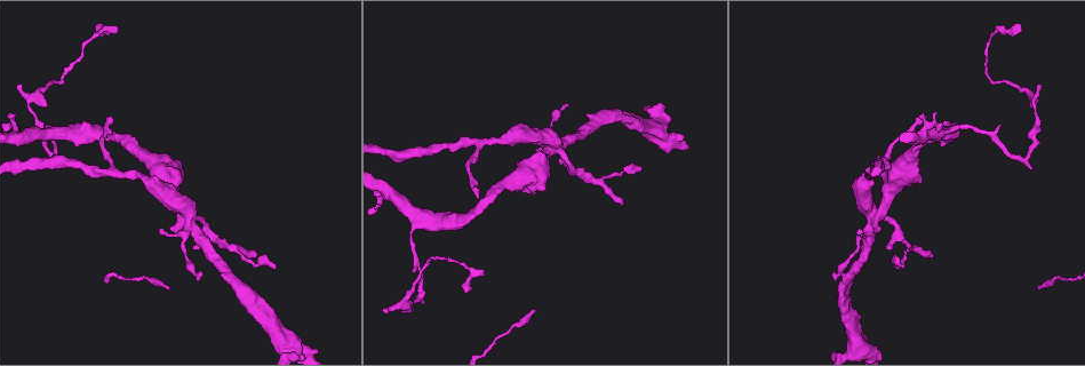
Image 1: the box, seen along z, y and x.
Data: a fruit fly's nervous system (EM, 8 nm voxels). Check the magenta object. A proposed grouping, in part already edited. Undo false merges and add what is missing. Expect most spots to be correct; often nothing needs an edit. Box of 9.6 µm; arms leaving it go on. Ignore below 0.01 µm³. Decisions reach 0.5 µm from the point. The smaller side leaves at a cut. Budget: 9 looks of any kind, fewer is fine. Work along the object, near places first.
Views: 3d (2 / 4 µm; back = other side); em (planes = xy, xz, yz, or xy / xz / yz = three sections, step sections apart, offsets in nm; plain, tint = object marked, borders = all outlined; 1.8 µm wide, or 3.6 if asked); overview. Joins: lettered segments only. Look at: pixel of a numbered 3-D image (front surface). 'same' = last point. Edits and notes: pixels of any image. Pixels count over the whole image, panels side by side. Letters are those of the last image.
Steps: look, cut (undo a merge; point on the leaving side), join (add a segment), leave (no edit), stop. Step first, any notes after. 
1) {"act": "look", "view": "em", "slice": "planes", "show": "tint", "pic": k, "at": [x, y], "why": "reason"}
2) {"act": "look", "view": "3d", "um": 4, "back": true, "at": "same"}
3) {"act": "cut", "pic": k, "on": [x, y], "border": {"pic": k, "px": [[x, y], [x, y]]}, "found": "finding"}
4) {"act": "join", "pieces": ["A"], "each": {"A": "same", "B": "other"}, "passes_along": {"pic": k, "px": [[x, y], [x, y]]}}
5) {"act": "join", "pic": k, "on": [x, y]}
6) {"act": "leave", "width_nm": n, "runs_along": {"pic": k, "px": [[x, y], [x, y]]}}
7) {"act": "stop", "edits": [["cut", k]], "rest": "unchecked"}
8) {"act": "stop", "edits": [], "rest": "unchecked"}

{"act": "look", "view": "em", "slice": "planes", "show": "tint", "pic": 1, "at": [188, 217], "why": "calibre changes"}

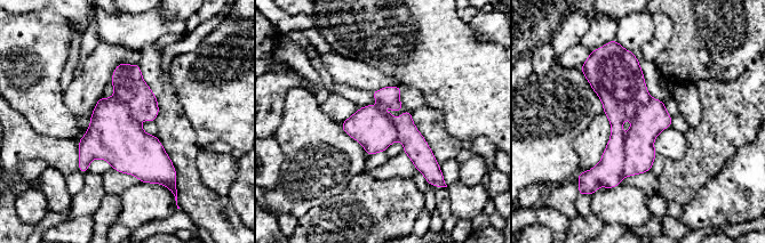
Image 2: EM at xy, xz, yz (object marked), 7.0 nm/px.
{"act": "look", "view": "em", "slice": "planes", "show": "borders", "at": "same", "why": "what lies round it"}

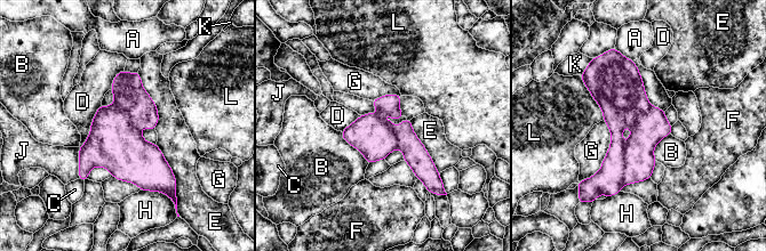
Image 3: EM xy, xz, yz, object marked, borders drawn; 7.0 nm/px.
{"act": "cut", "pic": 3, "on": [607, 181], "longest_contact_nm": ["G", 460], "each": {"A": "other", "B": "other", "C": "other", "D": "other", "E": "other", "F": "other", "G": "other", "H": "other", "J": "other", "K": "other", "L": "other"}, "part_leaving": {"pic": 3, "px": [[625, 61], [620, 79], [613, 189]]}, "found": "a second cell is stuck on"}

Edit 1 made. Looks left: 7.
{"act": "look", "view": "overview"}

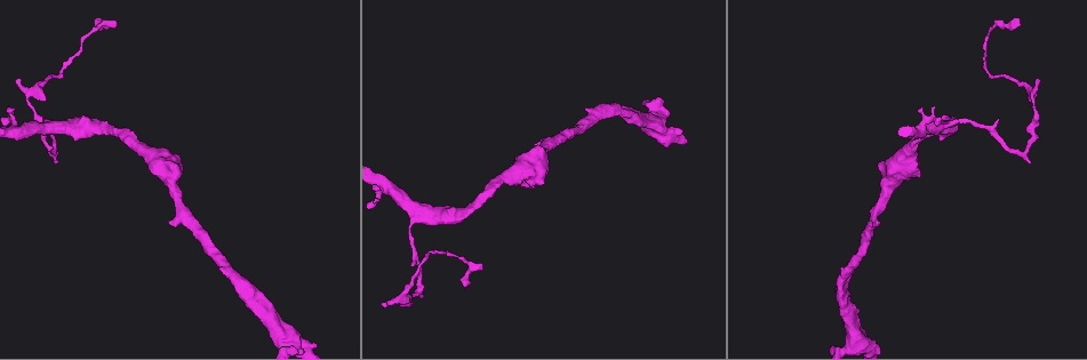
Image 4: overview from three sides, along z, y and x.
{"act": "look", "view": "em", "slice": "xz", "step": 4, "show": "tint", "pic": 4, "at": [66, 127], "why": "sudden change in width"}

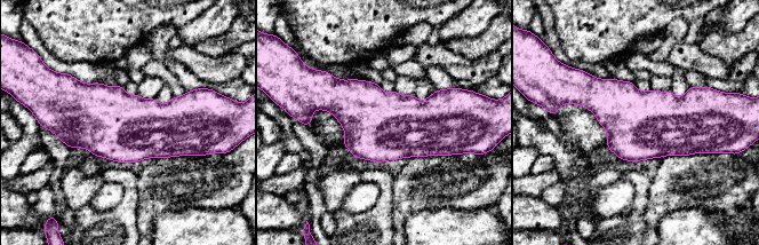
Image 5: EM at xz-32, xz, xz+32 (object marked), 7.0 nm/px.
{"act": "look", "view": "em", "slice": "planes", "show": "borders", "at": "same", "why": "cut it another way"}

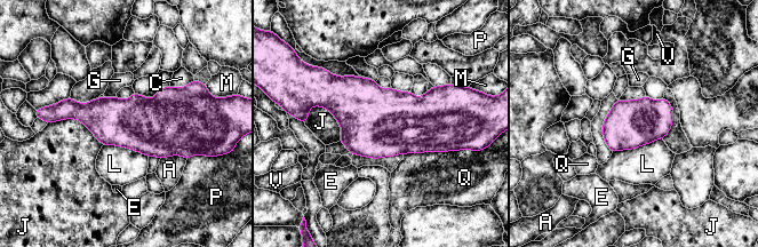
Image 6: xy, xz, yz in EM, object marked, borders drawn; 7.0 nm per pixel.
{"act": "leave", "width_nm": 340, "each": {"A": "other", "C": "other", "E": "other", "G": "other", "J": "other", "L": "other", "M": "other", "P": "other", "Q": "other", "V": "other"}, "border": {"pic": 6, "px": [[662, 138], [613, 152]]}, "found": "one cell here"}

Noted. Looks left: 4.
{"act": "look", "view": "em", "slice": "planes", "show": "borders", "pic": 4, "at": [103, 25], "why": "abrupt turn"}

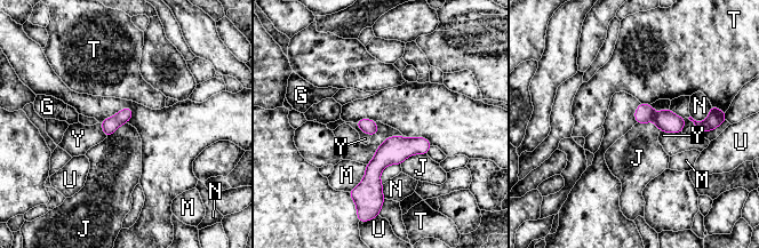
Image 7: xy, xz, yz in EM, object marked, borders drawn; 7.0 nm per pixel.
{"act": "leave", "width_nm": 110, "each": {"G": "other", "J": "other", "M": "other", "N": "other", "T": "other", "U": "other", "Y": "other"}, "border": {"pic": 7, "px": [[426, 153], [413, 153], [400, 164]]}, "found": "all the same cell"}

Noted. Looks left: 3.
{"act": "stop", "edits": [["cut", 3]], "rest": "unchecked"}

